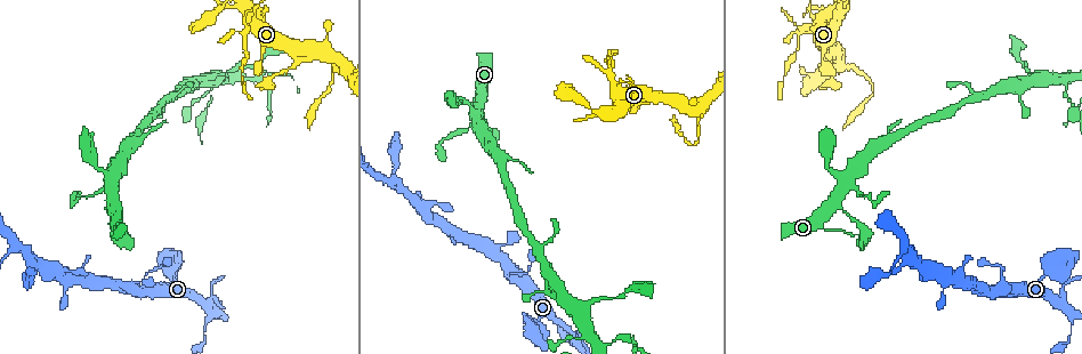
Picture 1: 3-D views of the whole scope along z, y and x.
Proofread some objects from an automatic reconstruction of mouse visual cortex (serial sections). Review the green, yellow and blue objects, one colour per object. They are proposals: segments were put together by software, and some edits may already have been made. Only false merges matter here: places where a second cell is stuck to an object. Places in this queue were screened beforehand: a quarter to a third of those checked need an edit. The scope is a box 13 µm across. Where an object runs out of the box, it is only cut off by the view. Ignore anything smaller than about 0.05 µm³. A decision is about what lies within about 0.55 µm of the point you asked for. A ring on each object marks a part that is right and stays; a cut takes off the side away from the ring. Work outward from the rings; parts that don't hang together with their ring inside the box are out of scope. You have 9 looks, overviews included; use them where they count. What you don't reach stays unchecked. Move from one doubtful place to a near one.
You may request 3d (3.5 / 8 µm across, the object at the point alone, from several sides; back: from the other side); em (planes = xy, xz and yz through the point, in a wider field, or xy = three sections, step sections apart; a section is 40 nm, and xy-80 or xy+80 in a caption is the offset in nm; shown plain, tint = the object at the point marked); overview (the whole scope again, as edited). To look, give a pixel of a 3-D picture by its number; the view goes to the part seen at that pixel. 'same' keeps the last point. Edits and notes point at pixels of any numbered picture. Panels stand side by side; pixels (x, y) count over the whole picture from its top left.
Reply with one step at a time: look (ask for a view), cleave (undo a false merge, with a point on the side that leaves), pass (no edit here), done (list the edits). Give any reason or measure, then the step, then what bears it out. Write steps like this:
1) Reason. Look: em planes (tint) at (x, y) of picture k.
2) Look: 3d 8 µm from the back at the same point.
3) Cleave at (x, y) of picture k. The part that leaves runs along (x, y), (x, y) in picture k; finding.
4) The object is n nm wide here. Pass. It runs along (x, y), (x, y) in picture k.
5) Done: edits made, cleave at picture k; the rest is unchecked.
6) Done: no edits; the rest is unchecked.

Branch point. Look: 3d 3.5 µm at (205, 304) of picture 1.

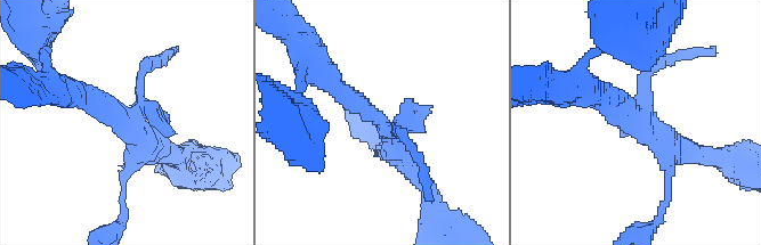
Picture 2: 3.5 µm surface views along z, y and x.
Shape alone is not enough. Look: em xy step 1 (tint) at (130, 126) of picture 2.

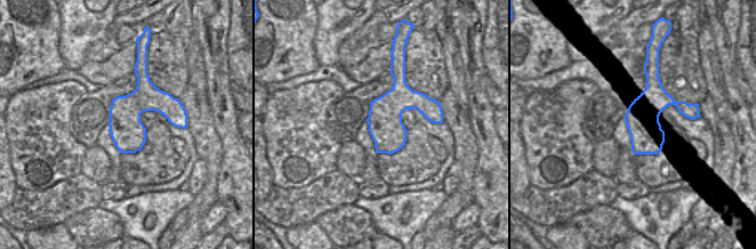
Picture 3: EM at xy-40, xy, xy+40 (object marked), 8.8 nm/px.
Look: em xy step 3 (tint) at the same point.

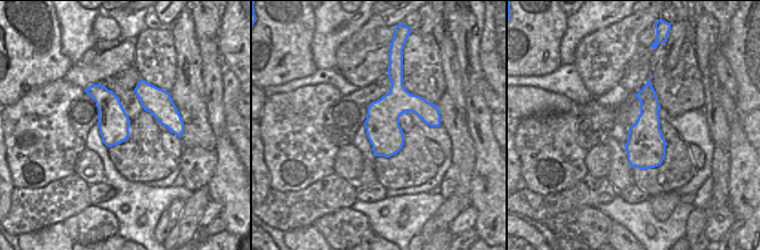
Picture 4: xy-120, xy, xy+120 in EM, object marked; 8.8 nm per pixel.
Pass. It runs along (597, 92), (668, 152), (668, 184) in picture 2; all the same cell.

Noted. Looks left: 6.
Look: 3d 3.5 µm at (624, 336) of picture 1.

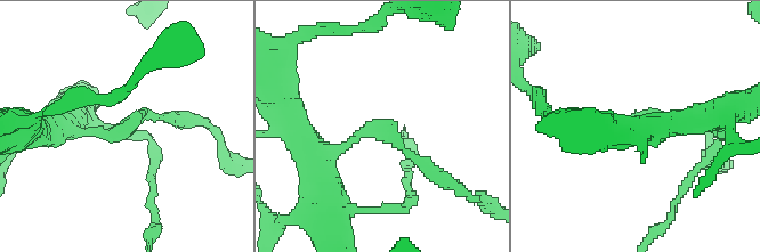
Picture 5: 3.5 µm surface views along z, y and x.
Look: em xy step 5 (tint) at (124, 128) of picture 5.

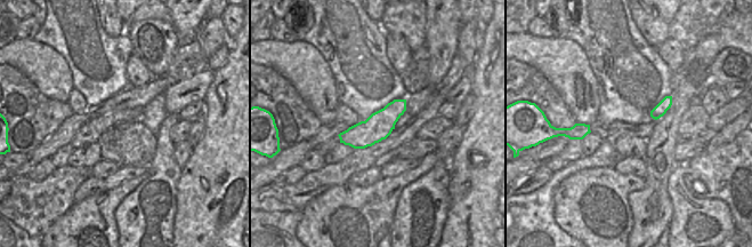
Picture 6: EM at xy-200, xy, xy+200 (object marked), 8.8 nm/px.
Cleave at (186, 120) of picture 5. The part that leaves runs along (150, 114), (205, 121), (217, 132) in picture 5; a second cell is stuck on.

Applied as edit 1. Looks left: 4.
See it whole again. Look: overview.

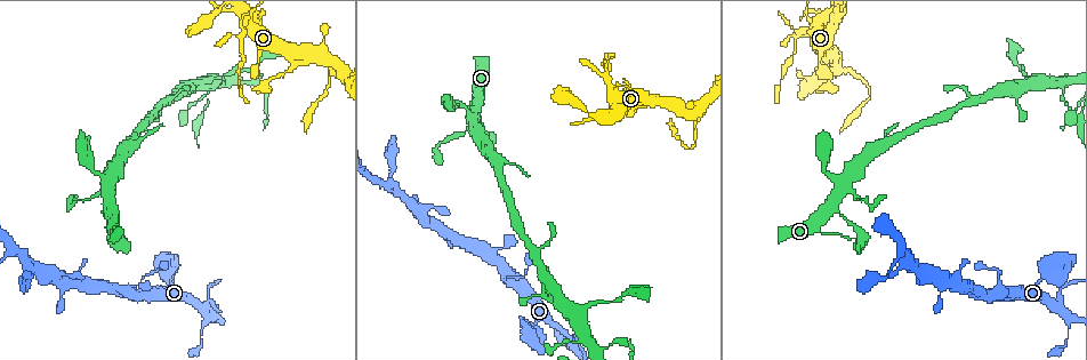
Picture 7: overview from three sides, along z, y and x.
Sharp bend. Look: 3d 3.5 µm at (243, 36) of picture 7.

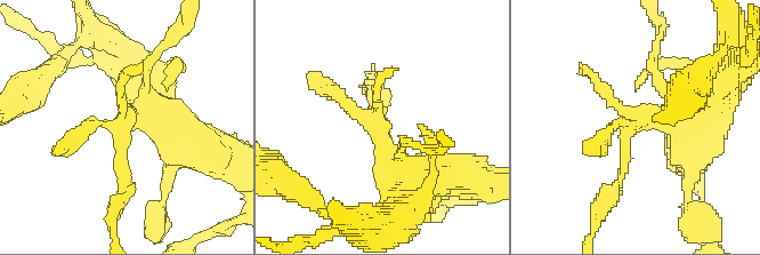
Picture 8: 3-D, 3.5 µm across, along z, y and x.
Shape alone is not enough. Look: em xy step 5 (tint) at (375, 119) of picture 8.

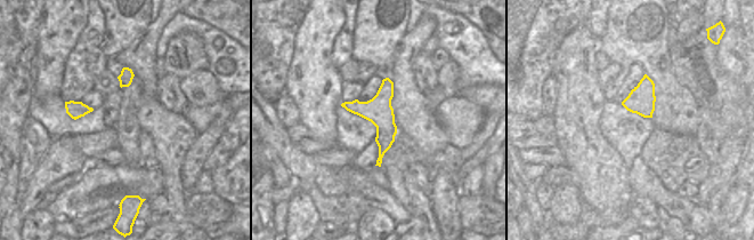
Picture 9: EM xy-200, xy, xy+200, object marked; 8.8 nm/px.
Cleave at (115, 134) of picture 8. The part that leaves runs along (140, 116), (119, 126), (127, 185) in picture 8; a second cell is stuck on.

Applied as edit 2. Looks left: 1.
Done: edits made, cleave at picture 5, cleave at picture 8; the rest is unchecked.

